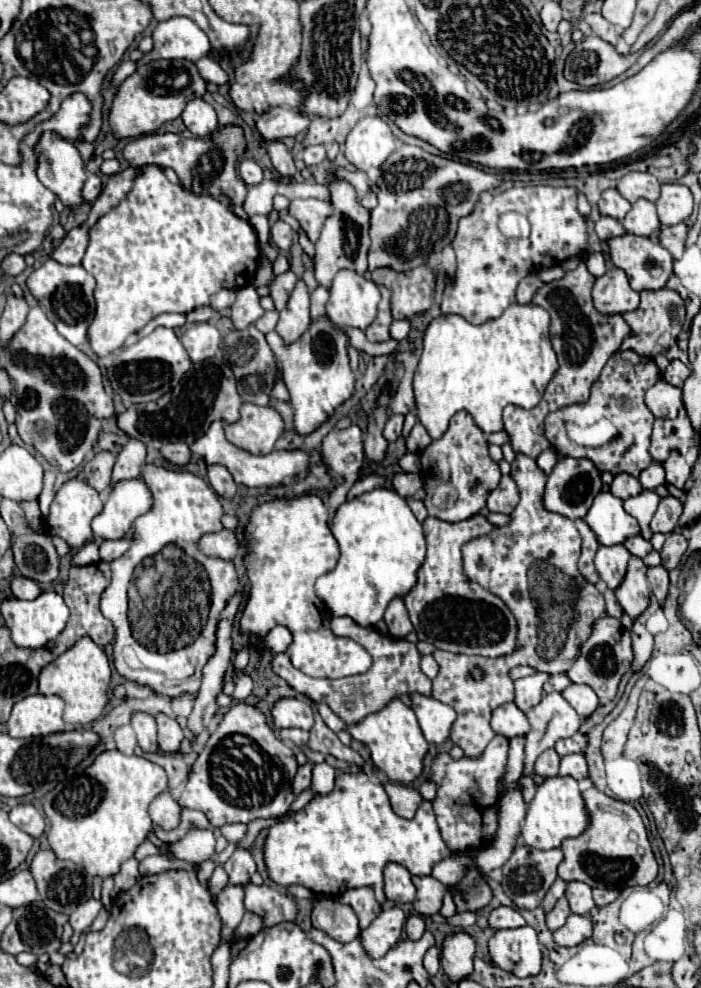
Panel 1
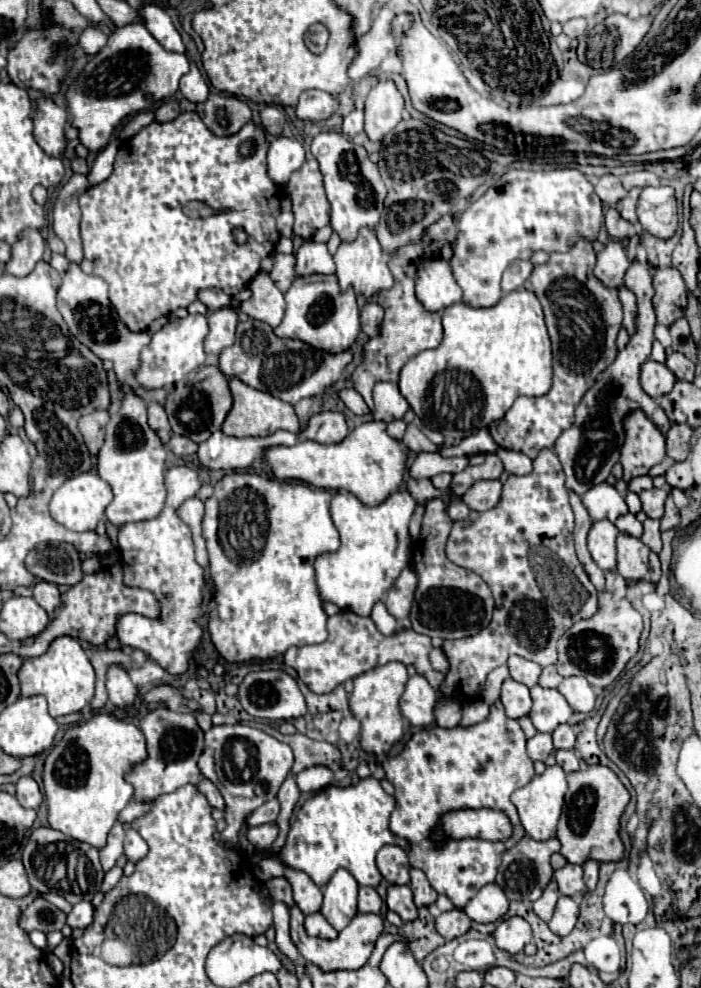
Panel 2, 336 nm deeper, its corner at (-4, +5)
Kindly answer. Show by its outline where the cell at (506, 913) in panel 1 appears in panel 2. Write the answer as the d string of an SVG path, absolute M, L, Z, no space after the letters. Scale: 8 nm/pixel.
M487 884L463 910L473 922L497 922L507 914L509 900L497 884Z

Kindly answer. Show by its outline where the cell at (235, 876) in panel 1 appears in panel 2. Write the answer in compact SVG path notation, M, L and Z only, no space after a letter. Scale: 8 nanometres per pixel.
M275 824L255 826L255 828L249 828L249 832L247 832L247 840L249 840L257 850L269 850L275 838L277 838L277 826L275 826Z

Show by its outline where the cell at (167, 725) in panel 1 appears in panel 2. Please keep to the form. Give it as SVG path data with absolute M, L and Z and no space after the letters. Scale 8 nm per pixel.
M169 708L151 710L141 720L141 732L147 738L149 756L127 774L127 782L135 788L135 800L155 800L161 794L175 792L185 784L197 784L201 780L197 760L203 752L203 730L197 726L193 714L179 714Z

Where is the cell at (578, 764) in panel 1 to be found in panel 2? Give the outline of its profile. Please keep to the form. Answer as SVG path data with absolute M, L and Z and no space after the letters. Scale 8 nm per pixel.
M557 750L555 752L557 764L565 770L565 772L575 772L579 768L579 758L573 750Z

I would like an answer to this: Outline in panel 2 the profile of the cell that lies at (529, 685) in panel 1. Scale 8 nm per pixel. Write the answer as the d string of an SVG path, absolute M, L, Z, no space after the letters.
M511 656L507 666L509 666L511 678L515 682L525 684L527 688L533 688L539 682L539 676L541 676L541 666L539 664L531 662L531 660L525 660L525 658L519 658L519 656Z

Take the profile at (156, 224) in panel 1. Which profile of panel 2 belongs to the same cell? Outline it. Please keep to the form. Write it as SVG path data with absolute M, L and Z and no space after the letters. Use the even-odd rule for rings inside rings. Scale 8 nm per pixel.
M183 112L179 114L173 122L167 124L157 124L151 122L149 126L145 126L139 134L135 134L131 140L127 140L127 144L123 144L119 148L115 166L113 166L113 174L111 178L107 178L105 182L89 188L81 198L81 240L83 240L83 252L85 258L91 260L95 264L93 274L101 276L107 284L109 284L109 300L115 306L121 322L125 322L125 326L129 326L129 330L133 332L143 332L147 330L147 326L159 318L159 316L167 316L171 312L175 312L177 308L187 308L191 302L197 300L197 294L205 288L219 288L225 290L227 294L239 294L243 288L249 286L249 282L255 278L255 274L261 270L261 258L271 254L275 250L275 244L279 240L279 232L275 228L275 208L279 208L279 200L281 200L281 188L269 180L267 176L267 162L265 162L265 154L267 154L267 140L265 140L265 132L255 128L253 122L245 124L241 128L241 132L237 132L235 136L227 136L227 138L219 138L213 136L205 124L201 122L201 118L197 116L197 112ZM245 142L253 142L253 154L249 154L249 158L241 158L241 146L245 146ZM187 202L205 202L207 206L211 206L213 210L217 210L217 214L211 214L207 218L189 218L183 208L187 206ZM235 228L243 228L249 234L249 240L245 244L237 244L233 238L233 230Z

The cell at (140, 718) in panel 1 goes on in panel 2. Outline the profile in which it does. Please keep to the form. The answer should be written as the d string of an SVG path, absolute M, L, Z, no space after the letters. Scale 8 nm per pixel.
M111 666L107 672L107 692L109 692L109 700L121 708L121 710L129 710L135 704L137 698L137 686L129 680L129 674L117 666Z

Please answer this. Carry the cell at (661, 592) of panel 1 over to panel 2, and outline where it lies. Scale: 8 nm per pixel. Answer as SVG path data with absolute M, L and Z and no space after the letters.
M651 552L651 558L649 558L649 574L647 574L647 580L649 582L659 582L661 578L661 566L659 566L659 558L655 552Z

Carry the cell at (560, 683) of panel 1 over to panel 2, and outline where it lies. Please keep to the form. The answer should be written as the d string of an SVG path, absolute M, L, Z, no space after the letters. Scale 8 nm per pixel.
M545 666L543 672L541 672L541 678L539 678L539 686L543 686L543 688L557 688L561 680L563 678L557 674L555 666Z

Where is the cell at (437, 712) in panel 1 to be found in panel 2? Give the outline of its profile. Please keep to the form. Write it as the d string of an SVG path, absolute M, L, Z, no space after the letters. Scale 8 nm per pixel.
M415 674L409 678L407 688L401 696L401 712L403 716L417 728L427 728L435 724L435 706L437 706L437 692L429 686L429 682Z

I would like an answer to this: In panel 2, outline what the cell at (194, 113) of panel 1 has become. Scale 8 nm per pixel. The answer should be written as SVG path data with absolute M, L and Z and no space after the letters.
M191 62L191 70L181 78L181 84L179 84L179 90L181 94L189 100L189 102L205 102L207 96L209 96L209 86L207 82L203 80L201 72L197 70L197 66Z

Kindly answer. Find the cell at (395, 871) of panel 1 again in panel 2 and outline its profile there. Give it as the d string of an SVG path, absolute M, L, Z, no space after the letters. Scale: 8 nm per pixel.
M383 846L377 852L377 868L389 884L409 884L409 856L399 846Z

